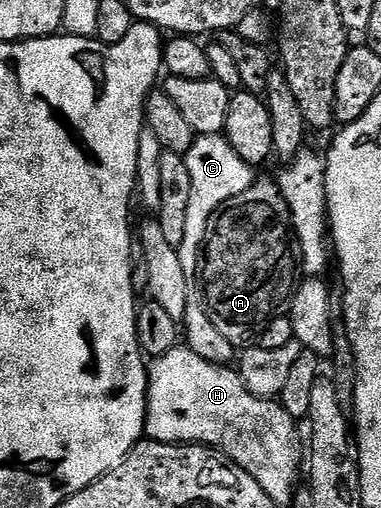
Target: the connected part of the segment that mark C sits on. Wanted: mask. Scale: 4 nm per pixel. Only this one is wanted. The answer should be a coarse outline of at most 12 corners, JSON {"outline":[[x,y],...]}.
{"outline":[[196,136],[185,156],[193,182],[185,279],[201,277],[205,227],[257,173],[226,136]]}

